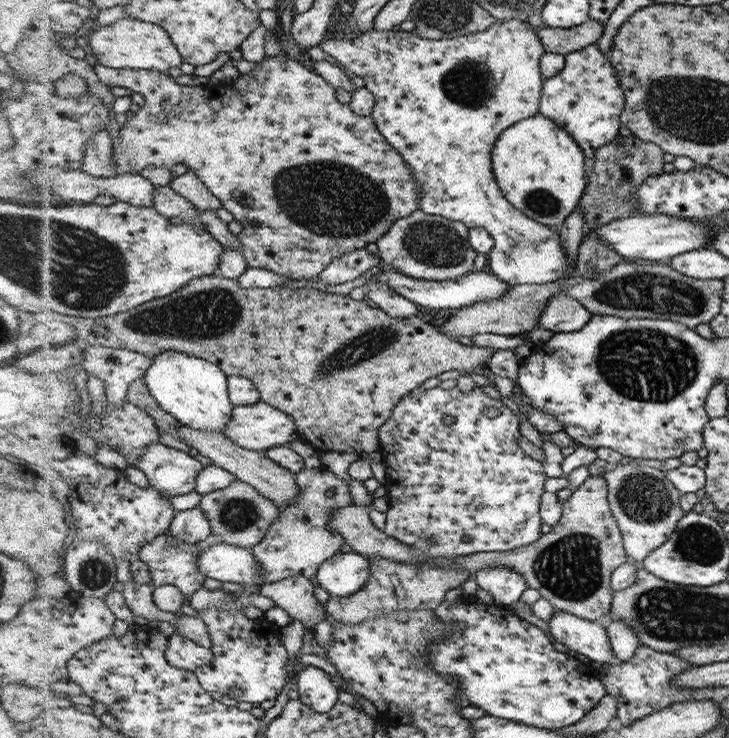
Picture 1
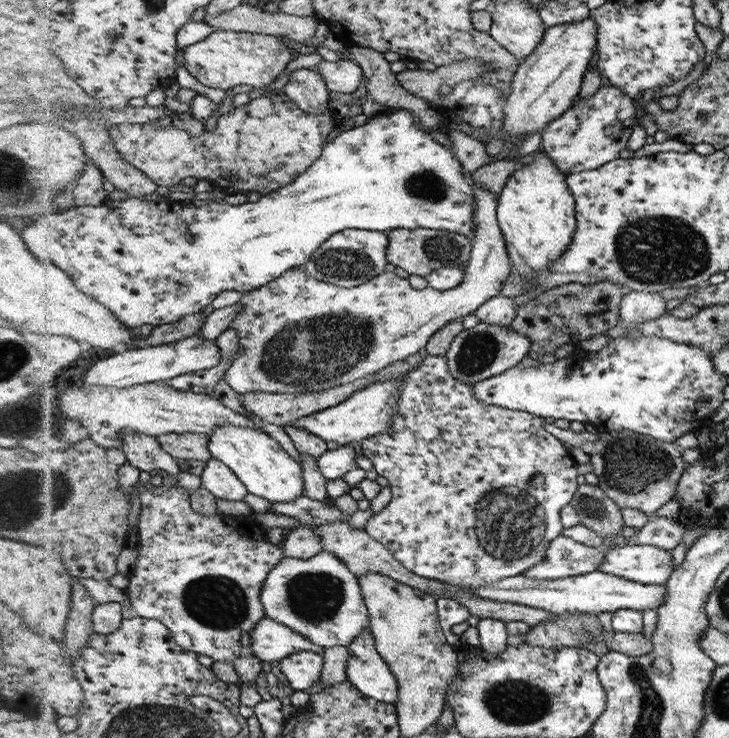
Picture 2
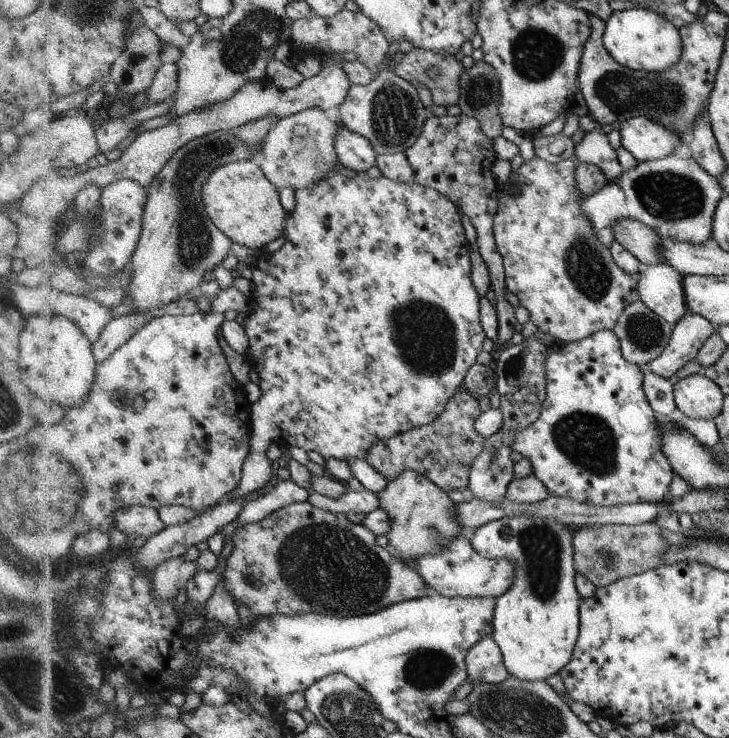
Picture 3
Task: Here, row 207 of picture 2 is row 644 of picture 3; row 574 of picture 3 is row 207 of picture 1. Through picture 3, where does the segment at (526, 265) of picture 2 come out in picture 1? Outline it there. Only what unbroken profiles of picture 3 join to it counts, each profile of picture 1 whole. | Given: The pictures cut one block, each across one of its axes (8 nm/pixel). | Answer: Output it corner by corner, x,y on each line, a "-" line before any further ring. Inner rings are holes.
539,112
502,131
493,148
493,172
506,198
531,220
553,228
573,214
585,193
584,160
577,141

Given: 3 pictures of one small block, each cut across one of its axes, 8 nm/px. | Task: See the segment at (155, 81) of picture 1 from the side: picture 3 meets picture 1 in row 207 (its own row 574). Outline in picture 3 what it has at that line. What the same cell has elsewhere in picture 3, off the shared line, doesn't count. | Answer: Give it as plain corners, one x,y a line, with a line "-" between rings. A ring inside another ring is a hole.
308,502
290,504
266,520
243,527
235,533
232,538
235,549
228,558
225,571
225,589
232,595
236,606
246,605
258,619
275,615
291,616
294,613
356,617
429,593
425,580
389,548
378,546
376,538
362,523
350,522
346,514
318,509

